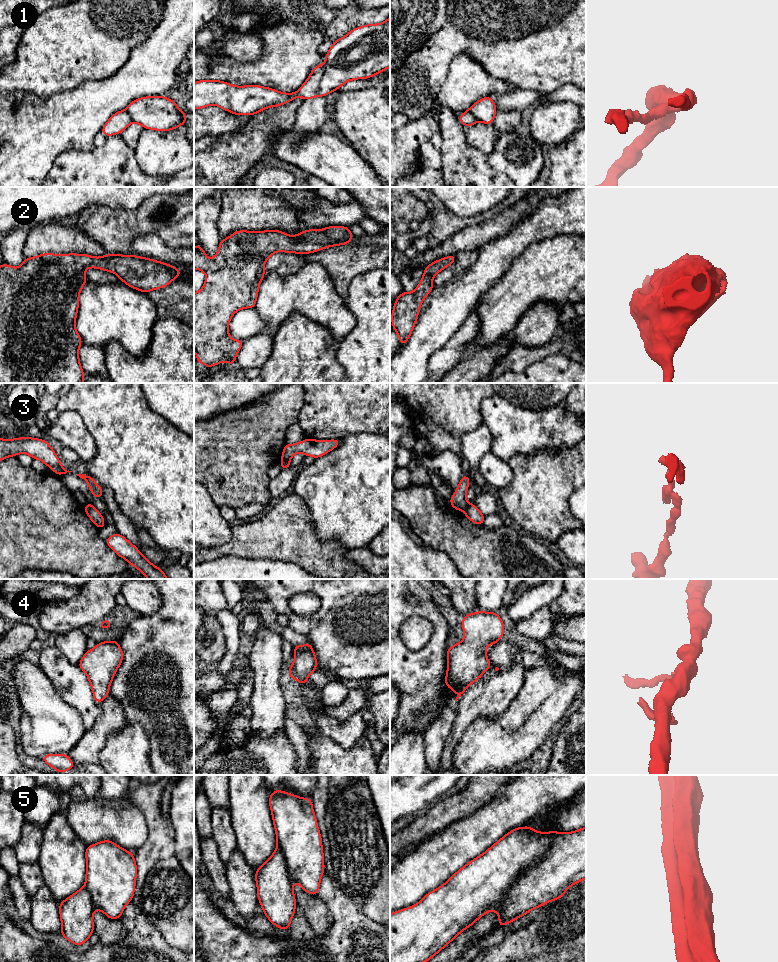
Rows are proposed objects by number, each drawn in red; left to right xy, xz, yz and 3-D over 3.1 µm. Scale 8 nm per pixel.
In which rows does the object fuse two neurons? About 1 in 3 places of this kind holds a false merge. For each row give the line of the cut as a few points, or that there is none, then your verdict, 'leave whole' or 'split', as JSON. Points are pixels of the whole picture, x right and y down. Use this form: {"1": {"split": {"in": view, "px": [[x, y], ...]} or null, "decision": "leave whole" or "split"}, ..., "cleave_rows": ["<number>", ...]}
{"1": {"split": {"in": "xz", "px": [[325, 63], [325, 71], [315, 95]]}, "decision": "split"}, "2": {"split": null, "decision": "leave whole"}, "3": {"split": {"in": "xz", "px": [[282, 458], [288, 460]]}, "decision": "split"}, "4": {"split": null, "decision": "leave whole"}, "5": {"split": {"in": "yz", "px": [[564, 833], [561, 833], [547, 851], [516, 878], [490, 910]]}, "decision": "split"}, "cleave_rows": ["1", "3", "5"]}

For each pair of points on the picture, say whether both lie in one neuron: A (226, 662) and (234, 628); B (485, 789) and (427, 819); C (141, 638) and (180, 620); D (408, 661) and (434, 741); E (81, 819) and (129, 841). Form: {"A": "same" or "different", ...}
{"A": "same", "B": "same", "C": "same", "D": "different", "E": "same"}

